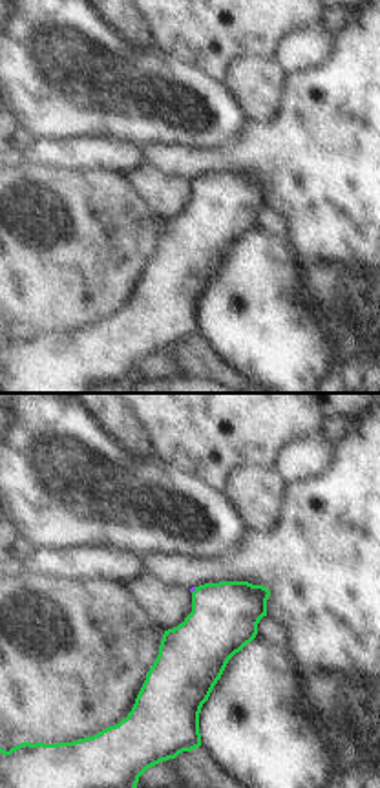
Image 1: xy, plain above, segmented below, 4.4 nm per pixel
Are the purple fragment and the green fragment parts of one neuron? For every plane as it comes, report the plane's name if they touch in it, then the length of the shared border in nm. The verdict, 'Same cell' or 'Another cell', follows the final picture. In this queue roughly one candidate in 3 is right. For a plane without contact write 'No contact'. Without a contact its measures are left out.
Touches purple in xy. Shared border 40 nm

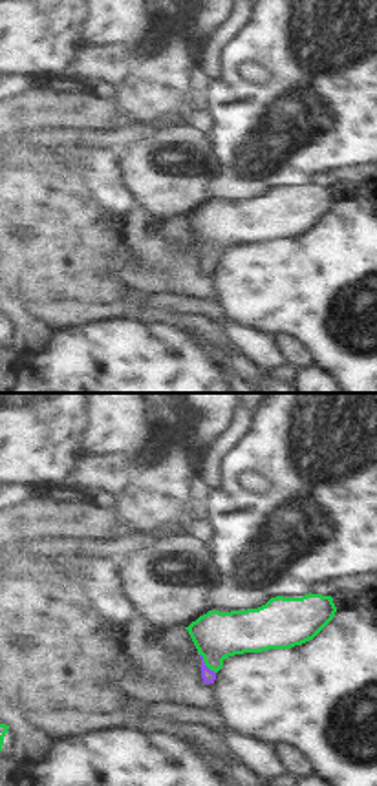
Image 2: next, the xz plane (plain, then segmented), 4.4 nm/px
Touches purple in xz. Shared border 120 nm

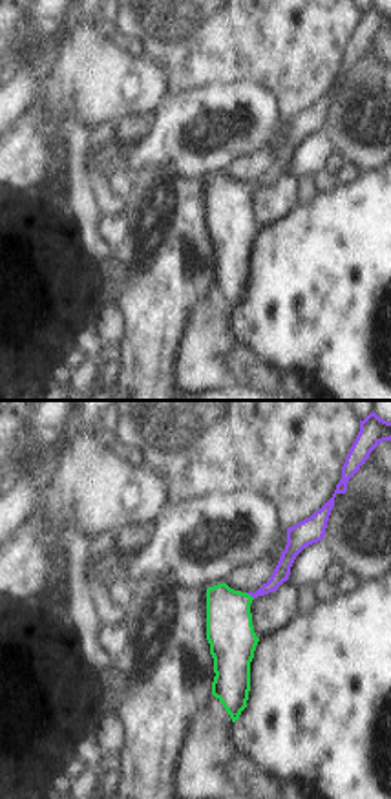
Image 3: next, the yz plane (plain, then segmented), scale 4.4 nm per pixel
Touches purple in yz. Shared border 50 nm

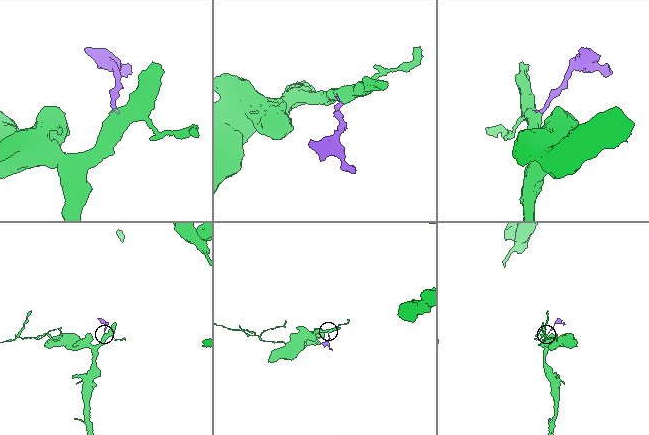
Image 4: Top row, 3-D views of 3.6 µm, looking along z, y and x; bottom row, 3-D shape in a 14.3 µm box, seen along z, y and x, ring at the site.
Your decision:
Same cell

